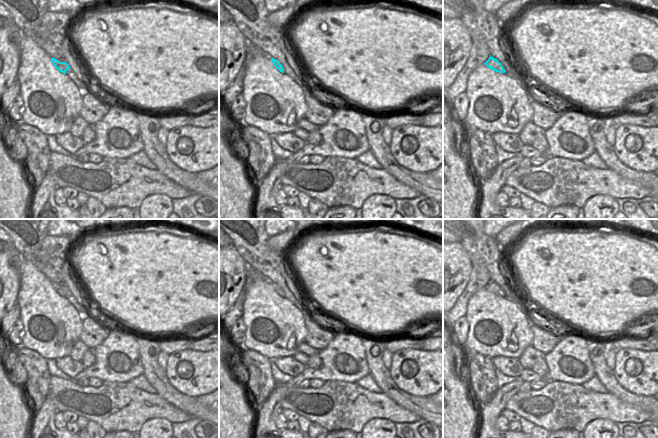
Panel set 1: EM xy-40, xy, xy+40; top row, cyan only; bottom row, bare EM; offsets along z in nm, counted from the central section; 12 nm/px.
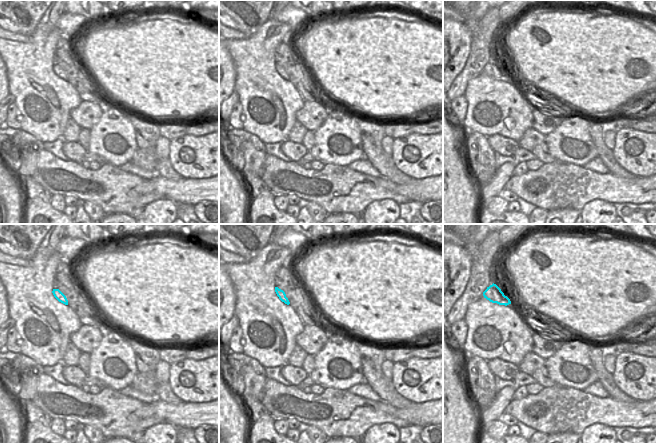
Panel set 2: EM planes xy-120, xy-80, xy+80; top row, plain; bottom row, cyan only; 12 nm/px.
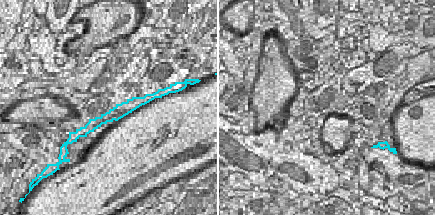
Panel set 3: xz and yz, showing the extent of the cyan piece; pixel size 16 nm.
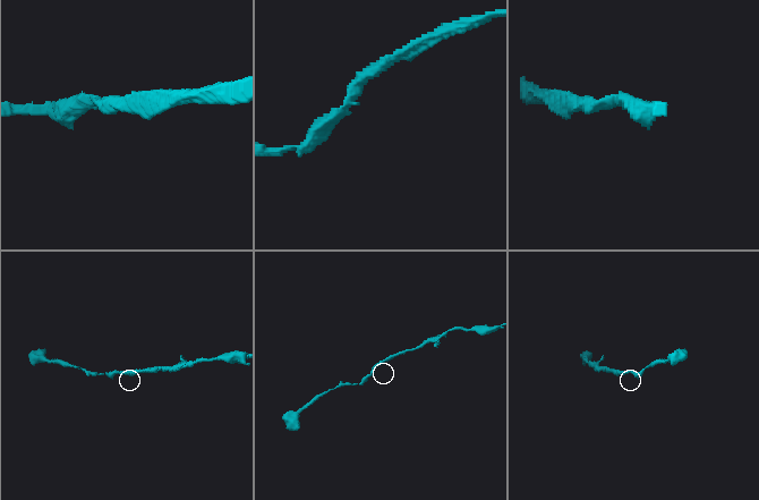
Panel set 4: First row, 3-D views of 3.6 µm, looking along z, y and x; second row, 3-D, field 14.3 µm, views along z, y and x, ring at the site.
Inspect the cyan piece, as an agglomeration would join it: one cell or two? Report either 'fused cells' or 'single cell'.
single cell

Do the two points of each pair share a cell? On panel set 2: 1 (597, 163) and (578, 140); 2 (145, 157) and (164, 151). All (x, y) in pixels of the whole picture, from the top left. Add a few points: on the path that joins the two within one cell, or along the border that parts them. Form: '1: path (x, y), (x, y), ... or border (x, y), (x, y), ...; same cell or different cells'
1: border (597, 156), (583, 166); different cells
2: path (150, 157), (159, 152); same cell

